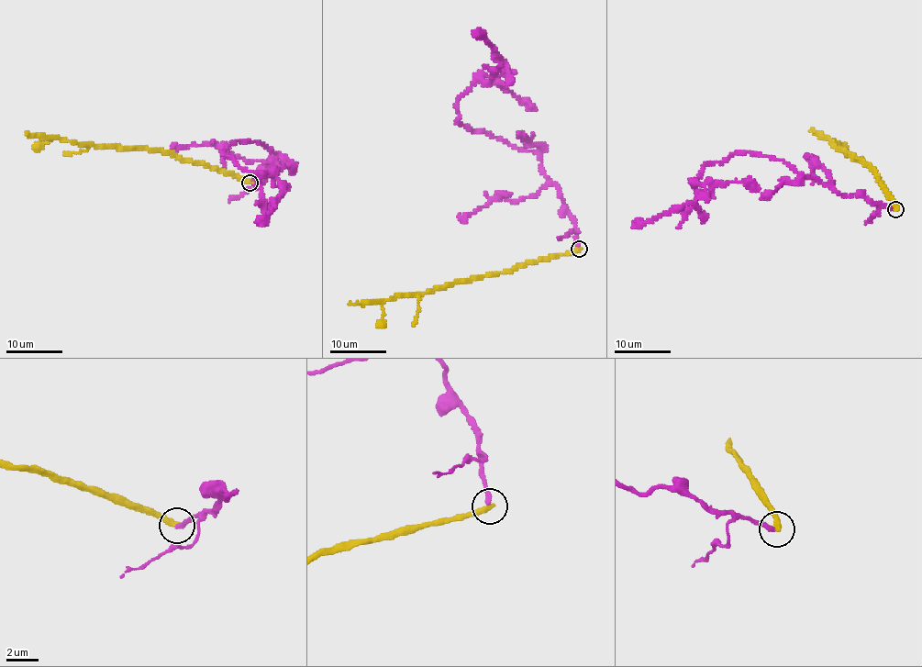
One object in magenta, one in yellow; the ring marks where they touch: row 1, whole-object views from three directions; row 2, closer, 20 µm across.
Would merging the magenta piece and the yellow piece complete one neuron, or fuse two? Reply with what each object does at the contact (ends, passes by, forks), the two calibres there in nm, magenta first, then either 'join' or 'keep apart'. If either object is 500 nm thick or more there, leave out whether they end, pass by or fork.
magenta ends; yellow ends; calibres 280 and 400 nm; keep apart

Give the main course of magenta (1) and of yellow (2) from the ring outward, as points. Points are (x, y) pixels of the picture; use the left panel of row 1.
1: (249, 183), (272, 172), (277, 153), (231, 142), (223, 153), (254, 173), (272, 174), (282, 187), (260, 225)
2: (249, 183), (157, 150), (76, 144), (26, 134)

